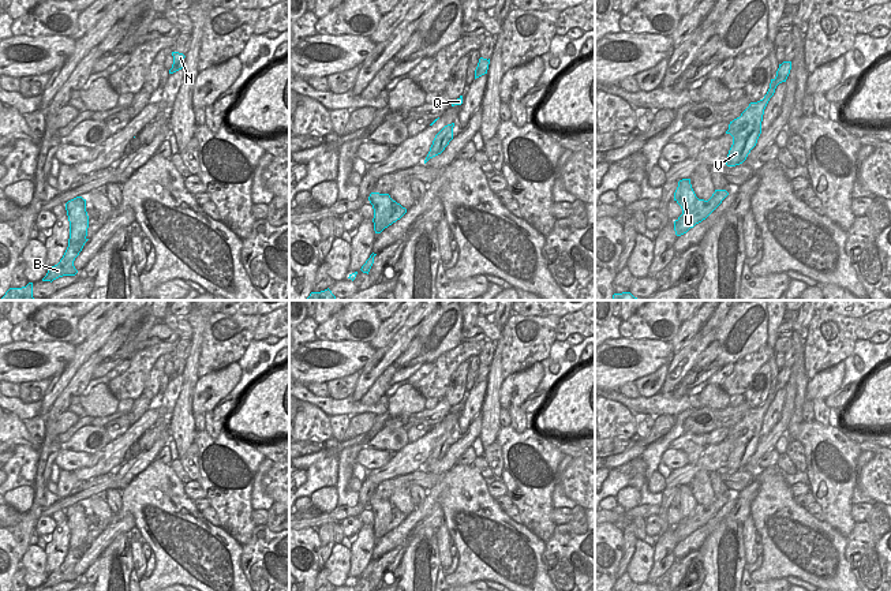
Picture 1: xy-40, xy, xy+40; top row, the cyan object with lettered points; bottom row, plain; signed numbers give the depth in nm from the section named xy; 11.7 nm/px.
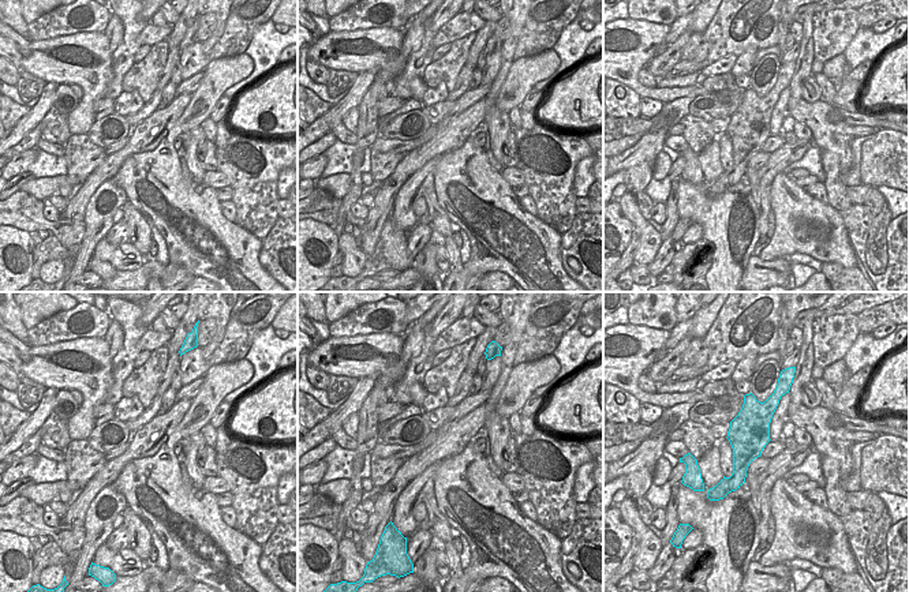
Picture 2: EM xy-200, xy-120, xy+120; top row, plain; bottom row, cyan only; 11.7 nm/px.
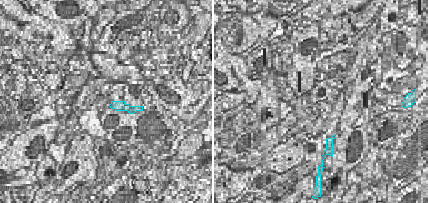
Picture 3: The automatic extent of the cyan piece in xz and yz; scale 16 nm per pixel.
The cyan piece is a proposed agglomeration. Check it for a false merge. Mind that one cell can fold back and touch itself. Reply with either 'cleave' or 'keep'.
cleave

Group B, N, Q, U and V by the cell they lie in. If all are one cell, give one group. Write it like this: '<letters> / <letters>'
B U / N Q V

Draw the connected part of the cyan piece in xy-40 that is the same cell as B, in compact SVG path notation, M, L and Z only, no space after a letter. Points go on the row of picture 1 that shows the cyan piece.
M76 197L65 203L65 210L70 221L68 247L60 262L49 268L42 281L53 281L63 276L75 276L78 270L74 266L75 258L82 251L85 243L89 240L89 216L86 212L86 199Z

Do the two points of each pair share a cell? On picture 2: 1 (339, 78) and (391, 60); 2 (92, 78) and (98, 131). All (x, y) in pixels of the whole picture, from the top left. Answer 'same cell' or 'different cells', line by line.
1: different cells
2: different cells

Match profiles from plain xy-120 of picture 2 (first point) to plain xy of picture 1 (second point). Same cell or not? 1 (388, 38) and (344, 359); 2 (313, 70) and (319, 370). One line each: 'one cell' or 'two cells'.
1: one cell
2: two cells

